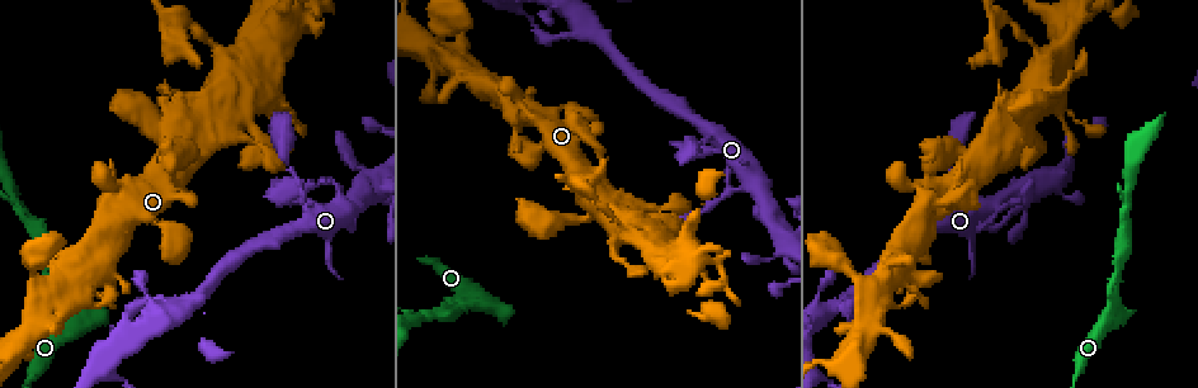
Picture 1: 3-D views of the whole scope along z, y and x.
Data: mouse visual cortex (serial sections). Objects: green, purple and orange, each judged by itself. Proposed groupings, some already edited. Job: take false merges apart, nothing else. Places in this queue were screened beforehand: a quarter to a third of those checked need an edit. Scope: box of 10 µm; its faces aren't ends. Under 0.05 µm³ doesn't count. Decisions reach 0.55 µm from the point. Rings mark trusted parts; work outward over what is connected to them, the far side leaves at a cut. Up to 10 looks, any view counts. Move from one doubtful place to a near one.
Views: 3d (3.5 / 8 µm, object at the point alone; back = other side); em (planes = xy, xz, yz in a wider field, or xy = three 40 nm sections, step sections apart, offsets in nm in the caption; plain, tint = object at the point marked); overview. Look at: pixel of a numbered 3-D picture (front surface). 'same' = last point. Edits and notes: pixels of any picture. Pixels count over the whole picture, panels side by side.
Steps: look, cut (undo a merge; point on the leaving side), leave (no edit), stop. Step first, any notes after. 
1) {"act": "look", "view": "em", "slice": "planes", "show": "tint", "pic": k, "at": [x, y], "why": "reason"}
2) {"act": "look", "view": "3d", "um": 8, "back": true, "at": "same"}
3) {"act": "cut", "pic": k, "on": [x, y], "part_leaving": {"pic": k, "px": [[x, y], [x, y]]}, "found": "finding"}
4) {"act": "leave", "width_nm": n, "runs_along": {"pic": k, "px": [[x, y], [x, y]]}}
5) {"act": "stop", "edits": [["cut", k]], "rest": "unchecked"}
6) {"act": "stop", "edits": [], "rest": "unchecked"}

{"act": "look", "view": "3d", "um": 3.5, "pic": 1, "at": [89, 261], "why": "four or more arms meet"}

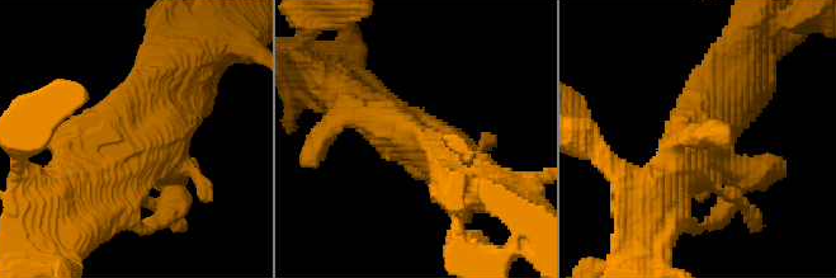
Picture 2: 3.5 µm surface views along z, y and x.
{"act": "look", "view": "em", "slice": "xy", "step": 5, "show": "tint", "pic": 2, "at": [130, 131]}

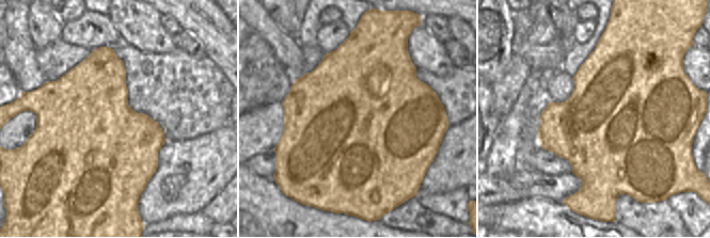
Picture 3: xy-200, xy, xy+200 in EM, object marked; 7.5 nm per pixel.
{"act": "leave", "runs_along": {"pic": 2, "px": [[199, 55], [149, 114], [86, 173]]}, "found": "one cell here"}

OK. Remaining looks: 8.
{"act": "look", "view": "3d", "um": 8, "pic": 1, "at": [296, 178], "why": "a fork"}

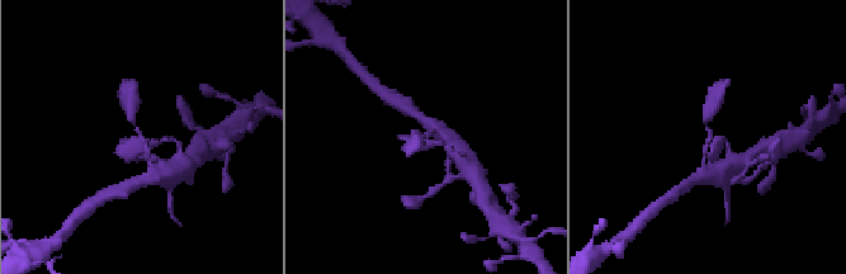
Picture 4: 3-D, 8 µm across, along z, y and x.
{"act": "look", "view": "3d", "um": 3.5, "at": "same", "why": "zoom in"}

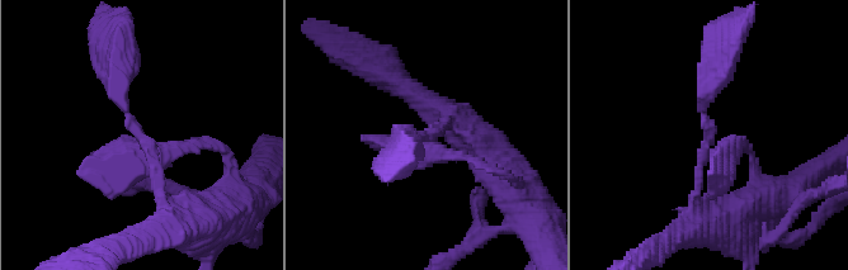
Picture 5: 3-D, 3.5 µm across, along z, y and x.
{"act": "look", "view": "em", "slice": "xy", "step": 2, "show": "tint", "pic": 5, "at": [710, 141]}

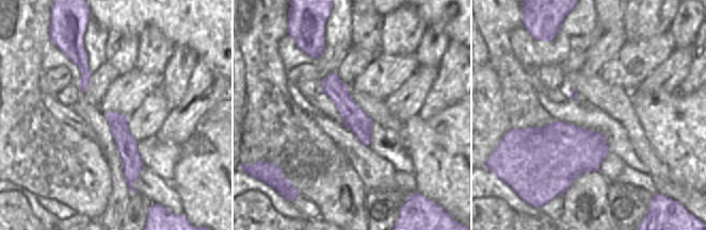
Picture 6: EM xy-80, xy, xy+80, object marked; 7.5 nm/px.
{"act": "leave", "runs_along": {"pic": 6, "px": [[332, 76], [332, 86], [366, 143]]}, "found": "one cell here"}

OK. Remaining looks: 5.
{"act": "look", "view": "3d", "um": 3.5, "pic": 1, "at": [1066, 168]}

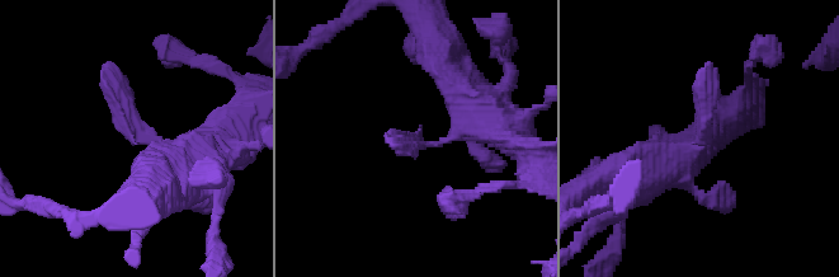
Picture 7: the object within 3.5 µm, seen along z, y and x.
{"act": "look", "view": "em", "slice": "xy", "step": 5, "show": "tint", "pic": 7, "at": [707, 140], "why": "need the tissue"}

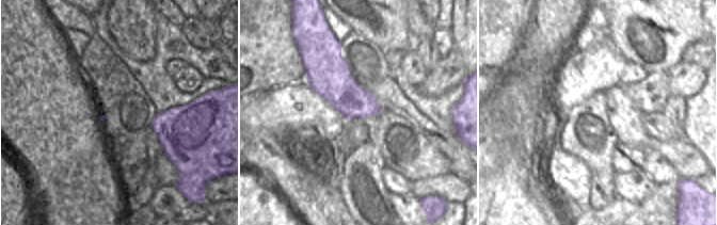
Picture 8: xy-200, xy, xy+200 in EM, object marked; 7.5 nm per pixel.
{"act": "leave", "runs_along": {"pic": 7, "px": [[174, 173], [112, 75]]}, "found": "one cell here"}

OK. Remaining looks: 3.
{"act": "look", "view": "3d", "um": 3.5, "pic": 1, "at": [461, 311], "why": "narrows sharply"}

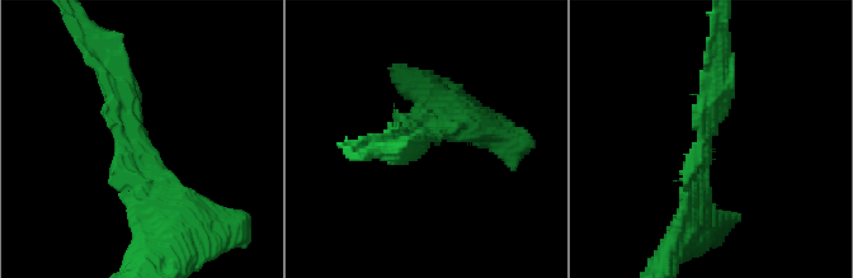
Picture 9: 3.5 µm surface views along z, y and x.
{"act": "look", "view": "em", "slice": "xy", "step": 3, "show": "tint", "pic": 9, "at": [146, 148], "arm_widths_nm": [300, 350]}

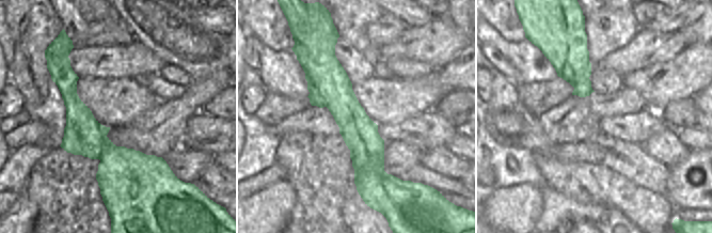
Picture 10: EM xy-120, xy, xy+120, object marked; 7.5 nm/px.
{"act": "look", "view": "em", "slice": "xy", "step": 5, "show": "tint", "at": "same"}

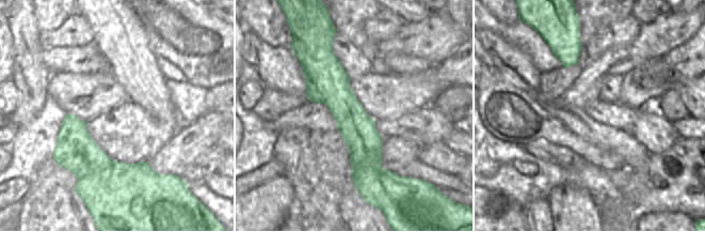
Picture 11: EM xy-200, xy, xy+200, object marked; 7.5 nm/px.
{"act": "leave", "runs_along": {"pic": 11, "px": [[330, 46], [363, 183]]}, "found": "one cell here"}

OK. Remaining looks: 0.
{"act": "stop", "edits": [], "rest": "unchecked"}

